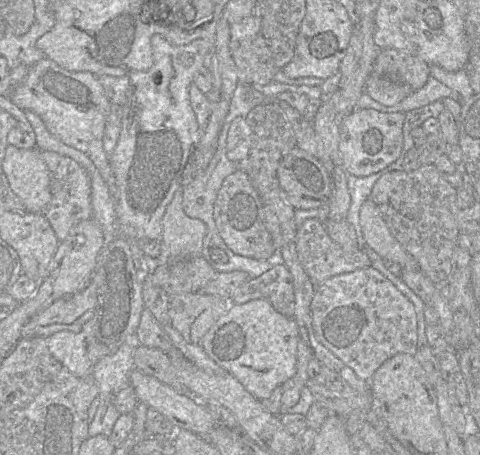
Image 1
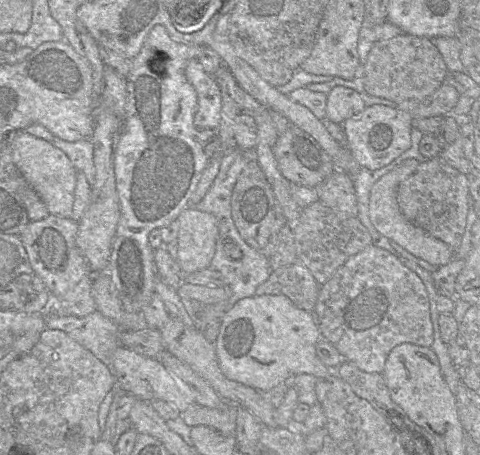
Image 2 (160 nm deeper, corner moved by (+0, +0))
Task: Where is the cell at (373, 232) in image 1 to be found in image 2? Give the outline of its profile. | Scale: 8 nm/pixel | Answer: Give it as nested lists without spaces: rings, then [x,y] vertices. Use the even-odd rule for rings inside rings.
[[[408,159],[376,181],[370,191],[369,218],[381,235],[394,241],[413,256],[440,267],[454,258],[454,251],[445,242],[408,221],[402,214],[397,202],[397,190],[400,183],[412,175],[419,164],[418,160]]]

